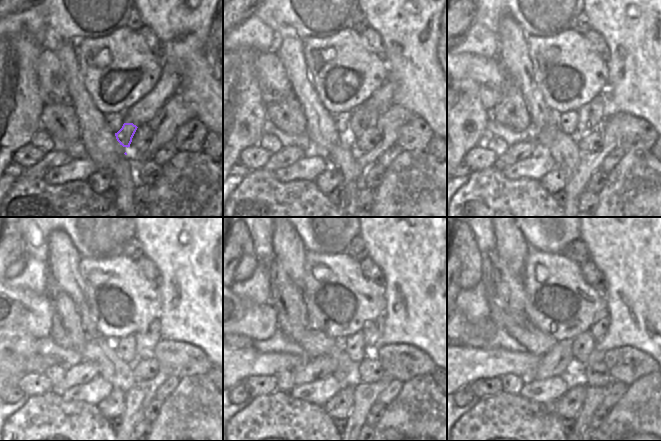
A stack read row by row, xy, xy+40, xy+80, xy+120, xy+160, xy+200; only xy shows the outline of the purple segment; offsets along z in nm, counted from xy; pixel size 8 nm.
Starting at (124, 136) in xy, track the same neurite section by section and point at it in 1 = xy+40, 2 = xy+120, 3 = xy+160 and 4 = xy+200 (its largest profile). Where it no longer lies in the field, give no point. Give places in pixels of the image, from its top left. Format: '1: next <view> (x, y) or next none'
1: next xy+40 (363, 117)
2: next xy+120 (146, 339)
3: next xy+160 (373, 330)
4: next xy+200 (598, 330)

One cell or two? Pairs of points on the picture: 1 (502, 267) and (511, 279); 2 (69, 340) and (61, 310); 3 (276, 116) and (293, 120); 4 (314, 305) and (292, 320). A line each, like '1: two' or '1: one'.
1: one
2: one
3: one
4: two

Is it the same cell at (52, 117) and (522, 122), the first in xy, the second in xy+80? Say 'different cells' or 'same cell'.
same cell

